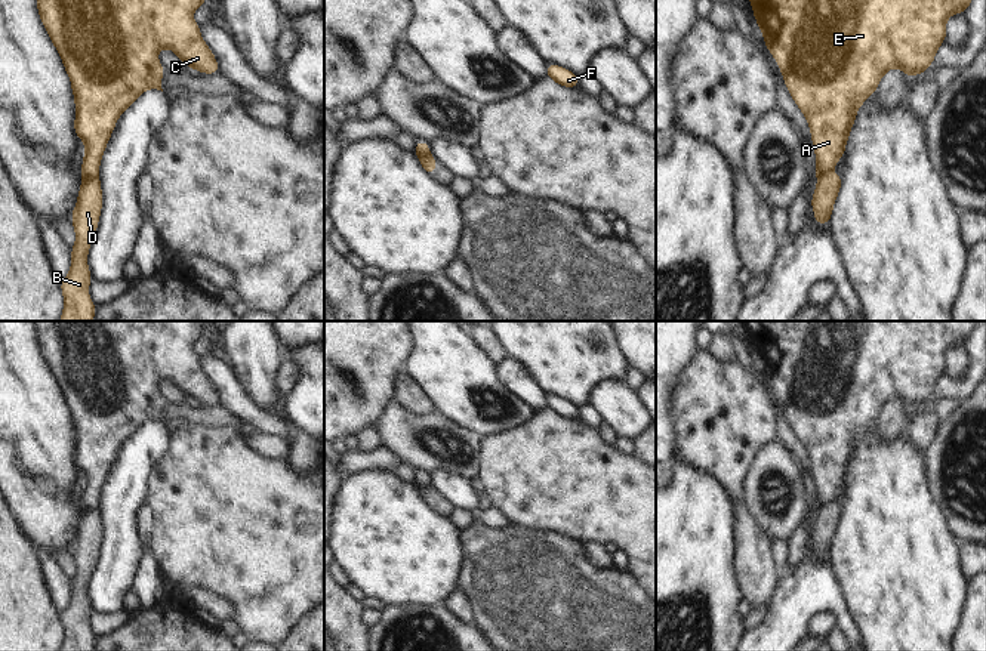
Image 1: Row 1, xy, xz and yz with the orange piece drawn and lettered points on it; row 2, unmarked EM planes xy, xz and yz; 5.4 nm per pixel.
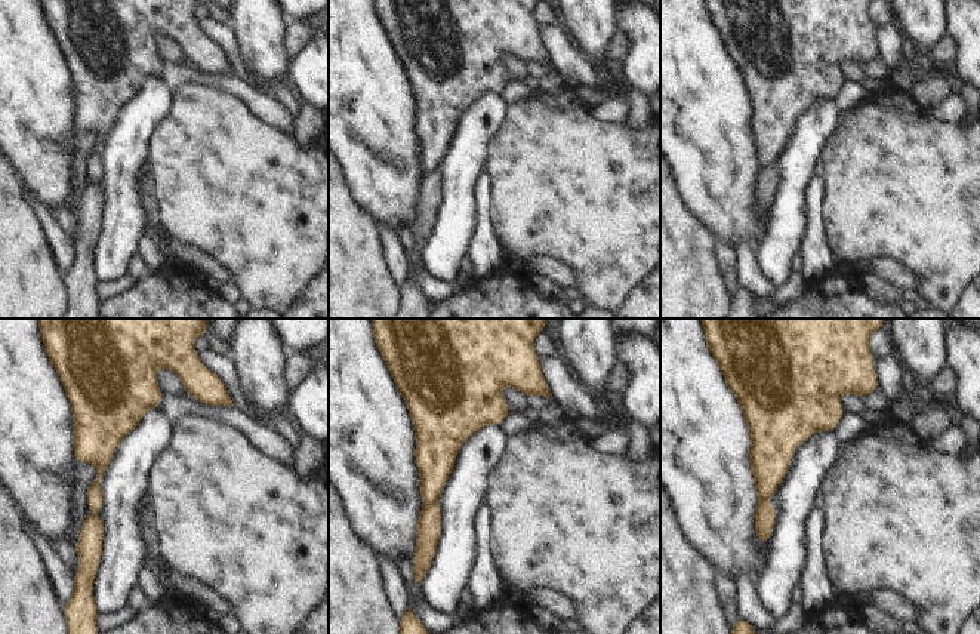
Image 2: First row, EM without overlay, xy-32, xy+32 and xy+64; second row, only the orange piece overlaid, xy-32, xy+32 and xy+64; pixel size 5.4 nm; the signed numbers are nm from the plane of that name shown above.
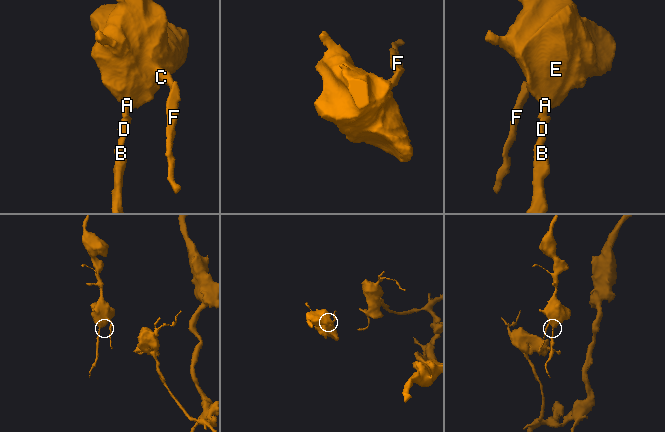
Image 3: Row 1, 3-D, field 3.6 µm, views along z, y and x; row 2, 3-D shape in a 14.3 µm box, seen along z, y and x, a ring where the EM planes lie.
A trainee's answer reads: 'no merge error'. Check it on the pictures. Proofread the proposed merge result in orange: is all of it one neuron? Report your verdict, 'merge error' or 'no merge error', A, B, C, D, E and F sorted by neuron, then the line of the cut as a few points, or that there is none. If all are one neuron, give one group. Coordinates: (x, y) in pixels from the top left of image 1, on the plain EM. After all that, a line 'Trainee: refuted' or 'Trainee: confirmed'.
merge error; groups A C E F / B D; cut xy (96, 508), (83, 511)
Trainee: refuted

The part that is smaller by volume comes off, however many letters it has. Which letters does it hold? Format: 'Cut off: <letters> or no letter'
Cut off: B, D

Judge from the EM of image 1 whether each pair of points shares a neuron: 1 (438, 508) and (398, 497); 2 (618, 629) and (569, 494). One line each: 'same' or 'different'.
1: different
2: different

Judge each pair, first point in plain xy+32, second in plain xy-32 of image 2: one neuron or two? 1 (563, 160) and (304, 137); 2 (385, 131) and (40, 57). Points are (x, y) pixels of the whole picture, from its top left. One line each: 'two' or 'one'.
1: two
2: one

